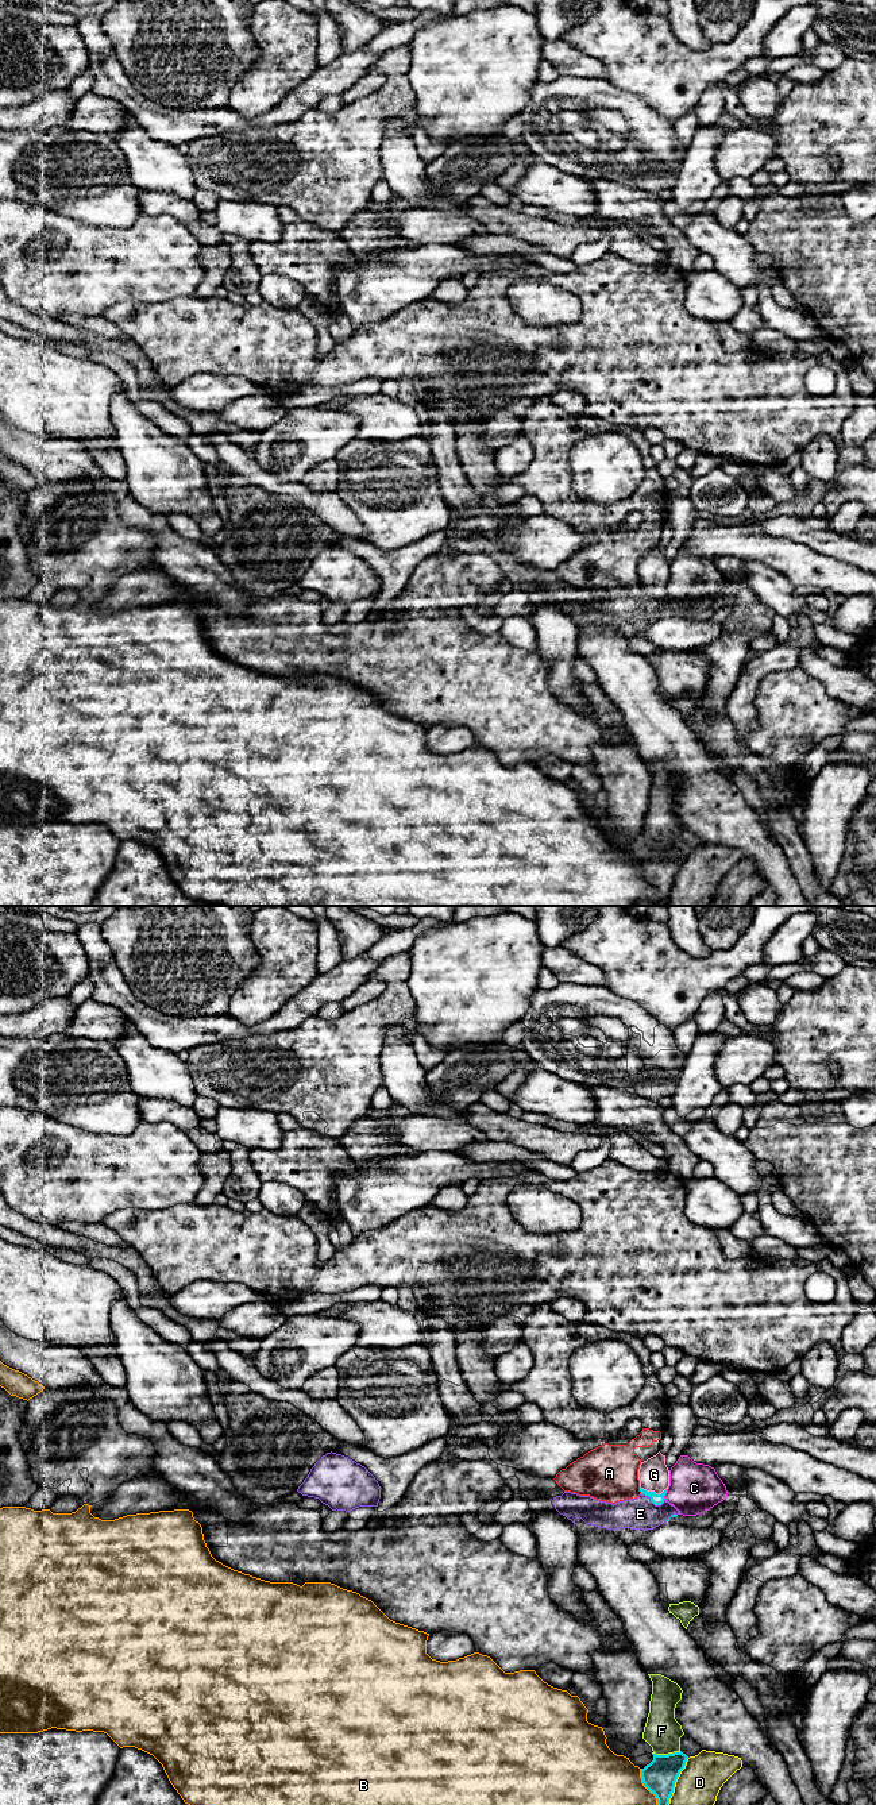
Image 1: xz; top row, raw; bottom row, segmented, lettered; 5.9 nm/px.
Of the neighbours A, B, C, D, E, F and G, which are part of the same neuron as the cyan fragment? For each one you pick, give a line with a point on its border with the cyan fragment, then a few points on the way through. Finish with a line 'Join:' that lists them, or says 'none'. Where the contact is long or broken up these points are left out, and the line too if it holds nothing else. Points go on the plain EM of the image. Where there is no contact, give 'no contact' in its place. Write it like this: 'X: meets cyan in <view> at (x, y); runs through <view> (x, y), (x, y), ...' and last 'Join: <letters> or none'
G: meets cyan in xz at (653, 585); runs through xz (656, 591), (653, 585), (653, 567)
Join: G

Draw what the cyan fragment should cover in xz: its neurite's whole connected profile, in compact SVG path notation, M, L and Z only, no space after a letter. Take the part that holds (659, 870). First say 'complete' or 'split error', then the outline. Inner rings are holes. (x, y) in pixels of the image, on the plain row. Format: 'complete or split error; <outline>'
complete; M674 845L668 848L653 848L653 853L641 863L644 879L656 888L656 900L640 900L636 906L665 906L675 875L684 861L688 849Z

